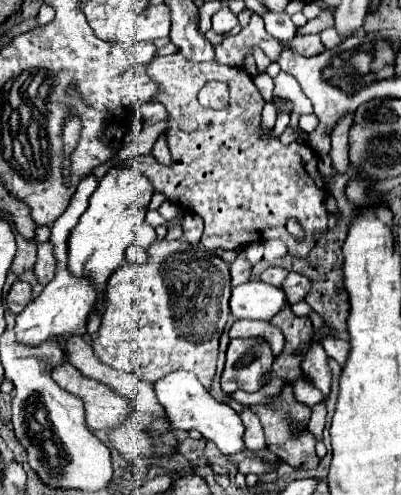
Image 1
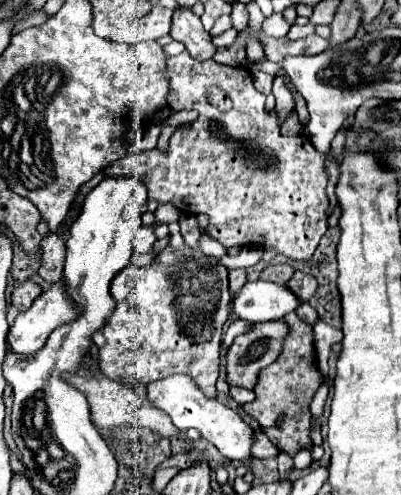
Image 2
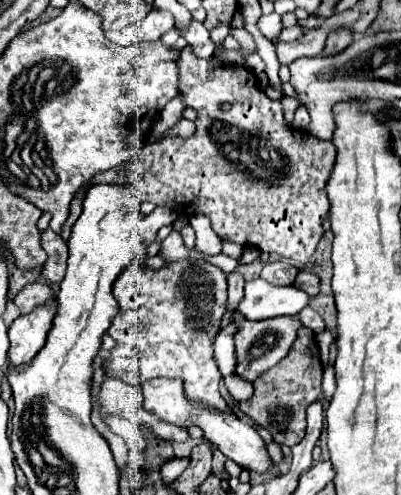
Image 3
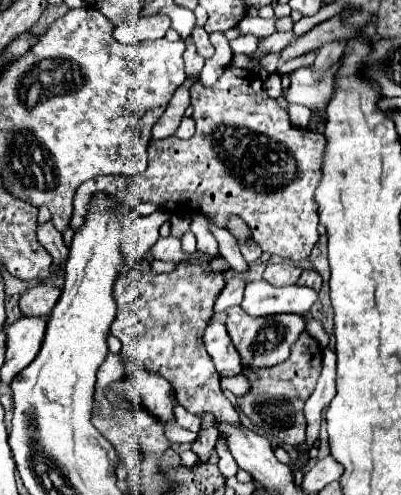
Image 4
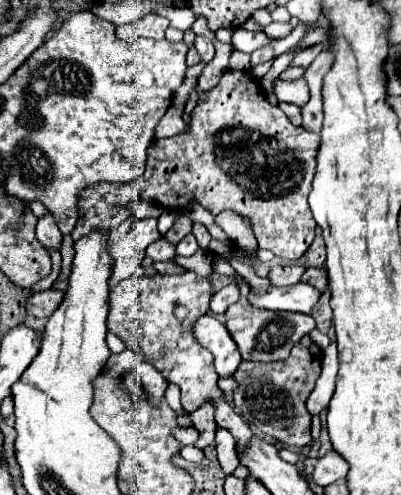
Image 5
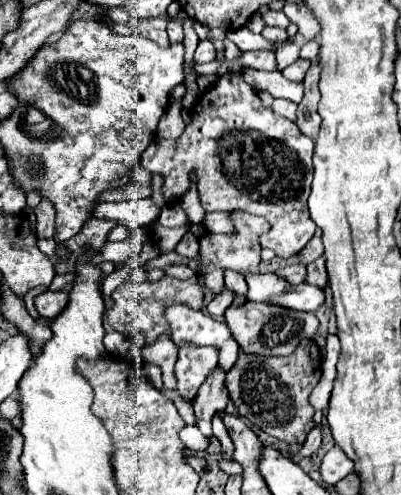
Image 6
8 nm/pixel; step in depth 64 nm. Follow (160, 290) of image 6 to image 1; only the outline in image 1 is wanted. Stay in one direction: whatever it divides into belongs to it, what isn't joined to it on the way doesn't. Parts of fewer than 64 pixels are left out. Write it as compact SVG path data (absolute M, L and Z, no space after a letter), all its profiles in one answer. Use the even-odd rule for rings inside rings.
M156 240L148 248L148 260L144 264L124 264L108 278L102 324L92 342L94 354L100 362L122 372L134 372L148 382L156 382L174 370L190 370L206 388L210 388L216 372L218 340L230 314L228 296L230 266L222 258L186 240Z

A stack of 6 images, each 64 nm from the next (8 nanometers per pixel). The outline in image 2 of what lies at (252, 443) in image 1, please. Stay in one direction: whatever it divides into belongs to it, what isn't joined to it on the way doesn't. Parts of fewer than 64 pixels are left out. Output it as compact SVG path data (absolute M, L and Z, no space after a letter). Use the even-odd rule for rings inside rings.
M254 432L252 456L254 458L276 458L278 456L278 450L270 444L270 440L264 436L264 432Z

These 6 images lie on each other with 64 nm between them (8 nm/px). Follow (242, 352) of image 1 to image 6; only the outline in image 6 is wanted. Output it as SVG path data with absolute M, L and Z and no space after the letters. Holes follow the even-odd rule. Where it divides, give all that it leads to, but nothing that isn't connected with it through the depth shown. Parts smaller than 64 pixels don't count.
M224 270L224 274L226 274L224 276L224 282L226 282L228 288L232 288L238 294L246 294L246 282L244 282L244 276L242 274L238 274L234 270ZM244 302L242 306L230 306L224 314L226 324L242 348L244 354L258 354L258 356L288 356L304 338L312 338L318 330L318 320L312 312L288 312L288 308L272 308L270 304L256 304L256 302Z

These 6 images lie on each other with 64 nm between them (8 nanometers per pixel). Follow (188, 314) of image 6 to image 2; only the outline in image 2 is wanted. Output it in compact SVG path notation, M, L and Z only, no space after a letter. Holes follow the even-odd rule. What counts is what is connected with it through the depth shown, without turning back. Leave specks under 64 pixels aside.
M234 320L234 322L230 324L226 336L224 336L224 350L230 348L230 344L232 344L232 340L234 340L236 336L246 334L246 332L250 332L250 330L252 330L252 324L248 324L248 322L244 322L244 320Z

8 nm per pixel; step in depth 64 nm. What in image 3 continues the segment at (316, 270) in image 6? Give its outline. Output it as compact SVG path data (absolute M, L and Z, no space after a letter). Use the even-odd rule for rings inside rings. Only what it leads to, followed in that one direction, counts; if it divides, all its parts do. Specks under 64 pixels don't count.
M302 270L302 272L298 272L298 276L294 280L294 286L304 290L312 298L318 292L318 288L320 288L320 278L316 274L308 272L308 270Z

